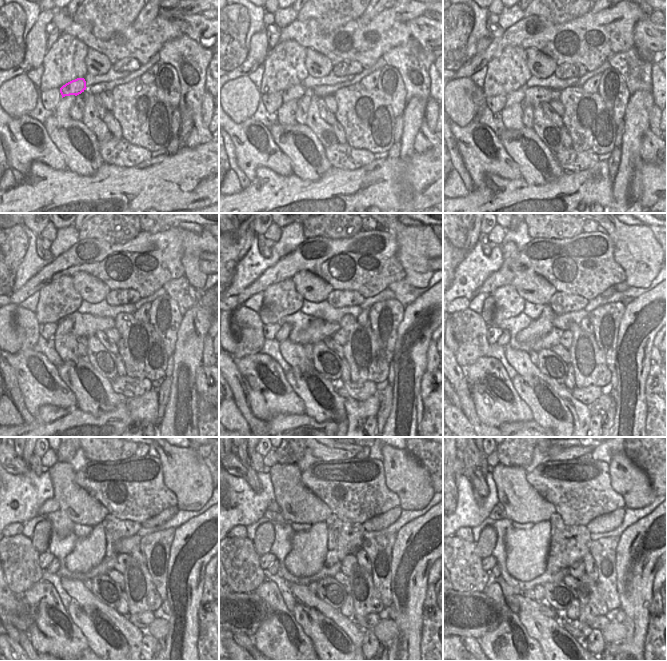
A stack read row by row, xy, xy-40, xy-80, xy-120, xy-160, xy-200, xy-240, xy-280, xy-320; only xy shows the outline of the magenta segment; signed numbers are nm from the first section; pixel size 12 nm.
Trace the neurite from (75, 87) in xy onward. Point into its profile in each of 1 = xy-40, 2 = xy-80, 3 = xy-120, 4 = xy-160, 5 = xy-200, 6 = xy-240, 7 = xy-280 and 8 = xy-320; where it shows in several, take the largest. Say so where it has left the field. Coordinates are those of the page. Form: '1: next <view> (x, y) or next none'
1: next xy-40 (297, 91)
2: next xy-80 (517, 96)
3: next xy-120 (65, 325)
4: next xy-160 (286, 328)
5: next xy-200 (504, 339)
6: next xy-240 (53, 567)
7: next xy-280 (273, 569)
8: next xy-320 (495, 572)

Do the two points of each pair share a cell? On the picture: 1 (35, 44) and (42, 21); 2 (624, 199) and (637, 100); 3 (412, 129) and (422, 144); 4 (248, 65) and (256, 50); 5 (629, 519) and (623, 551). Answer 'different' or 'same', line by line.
1: same
2: same
3: different
4: different
5: different

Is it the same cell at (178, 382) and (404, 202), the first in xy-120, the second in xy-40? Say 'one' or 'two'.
one

